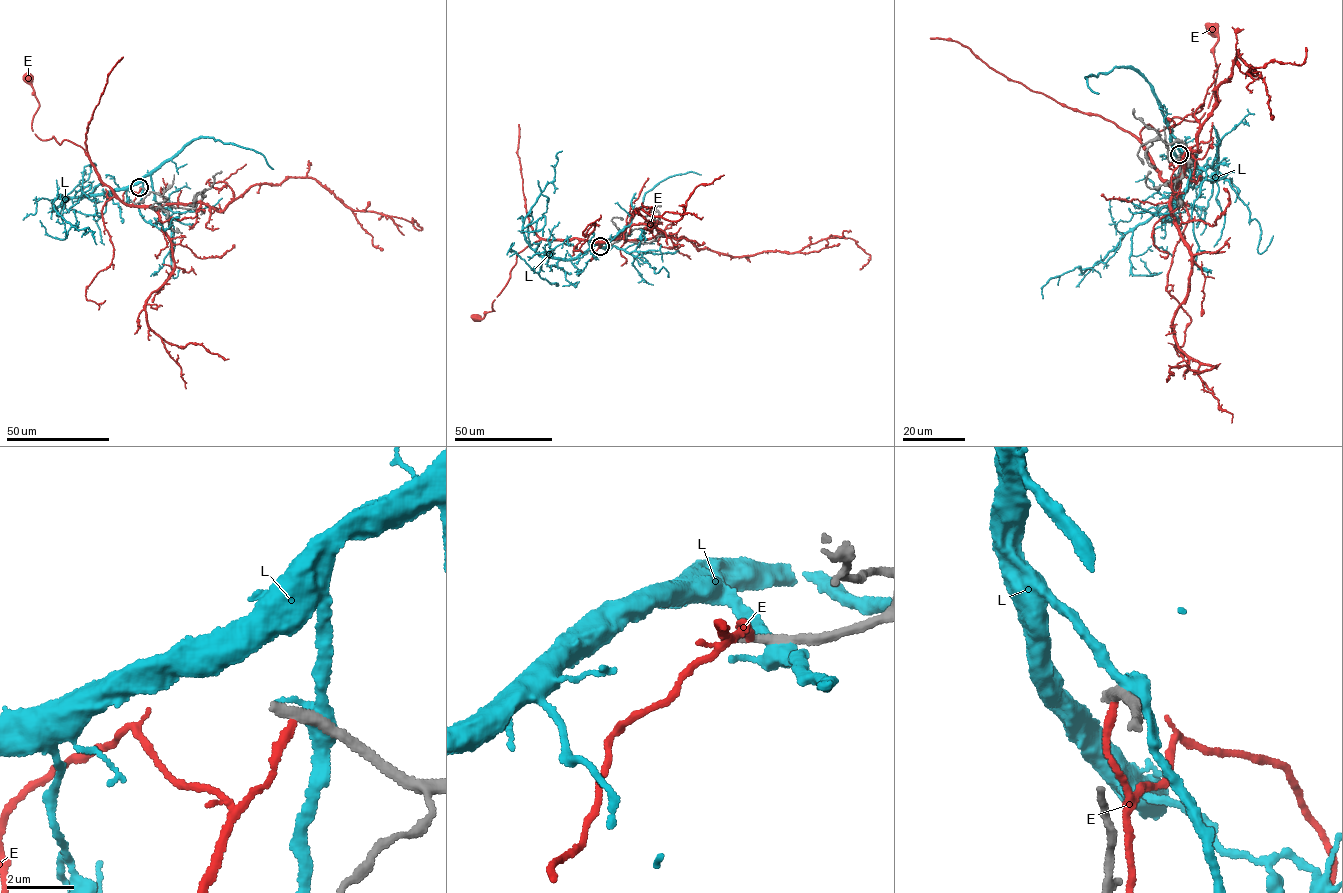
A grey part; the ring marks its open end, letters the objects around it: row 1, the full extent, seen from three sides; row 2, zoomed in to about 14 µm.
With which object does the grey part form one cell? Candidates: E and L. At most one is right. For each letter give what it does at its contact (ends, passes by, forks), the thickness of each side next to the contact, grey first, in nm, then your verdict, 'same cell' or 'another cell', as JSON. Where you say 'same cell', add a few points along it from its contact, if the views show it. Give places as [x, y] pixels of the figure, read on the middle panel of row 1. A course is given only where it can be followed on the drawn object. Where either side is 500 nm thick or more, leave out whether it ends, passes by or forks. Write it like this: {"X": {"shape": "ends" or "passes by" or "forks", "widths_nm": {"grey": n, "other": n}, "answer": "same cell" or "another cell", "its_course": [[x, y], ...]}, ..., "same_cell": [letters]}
{"E": {"shape": "ends", "widths_nm": {"grey": 360, "other": 260}, "answer": "another cell"}, "L": {"shape": "forks", "widths_nm": {"grey": 280, "other": 440}, "answer": "another cell"}, "same_cell": []}

